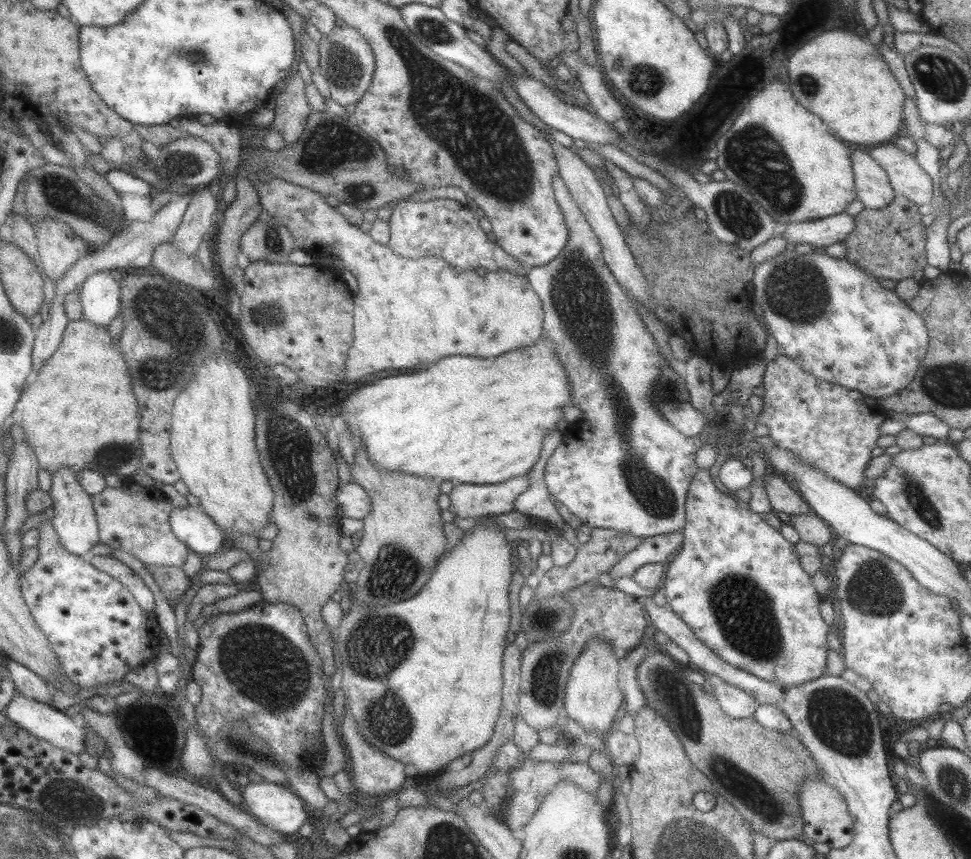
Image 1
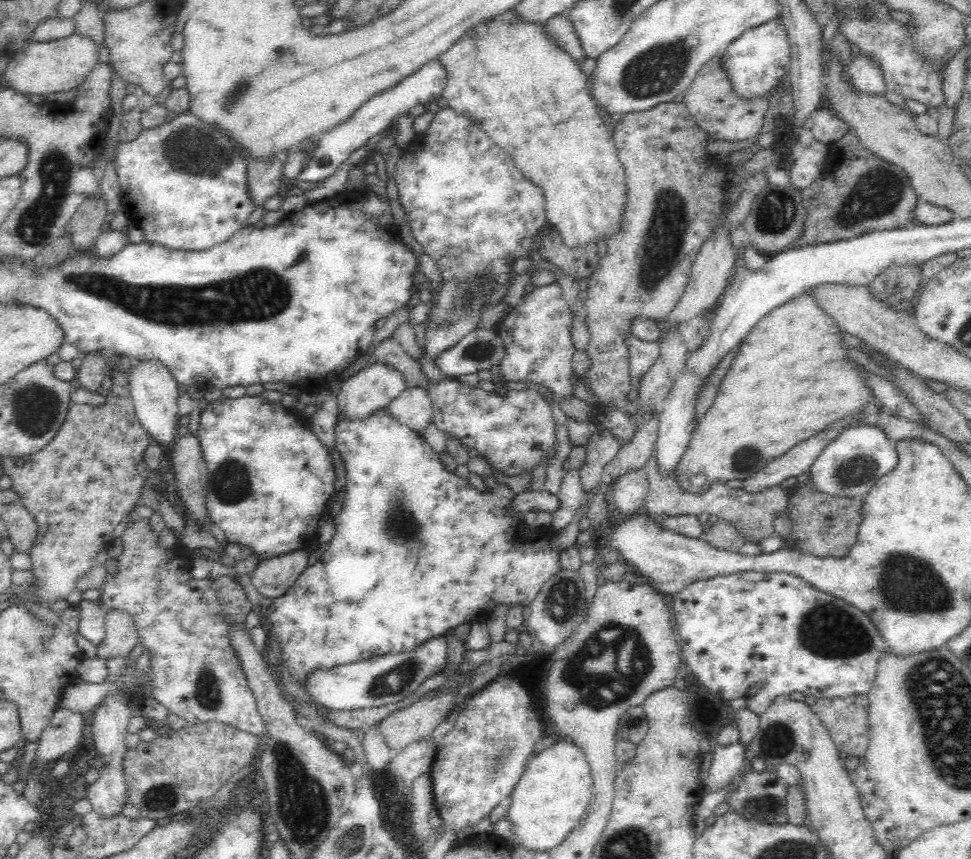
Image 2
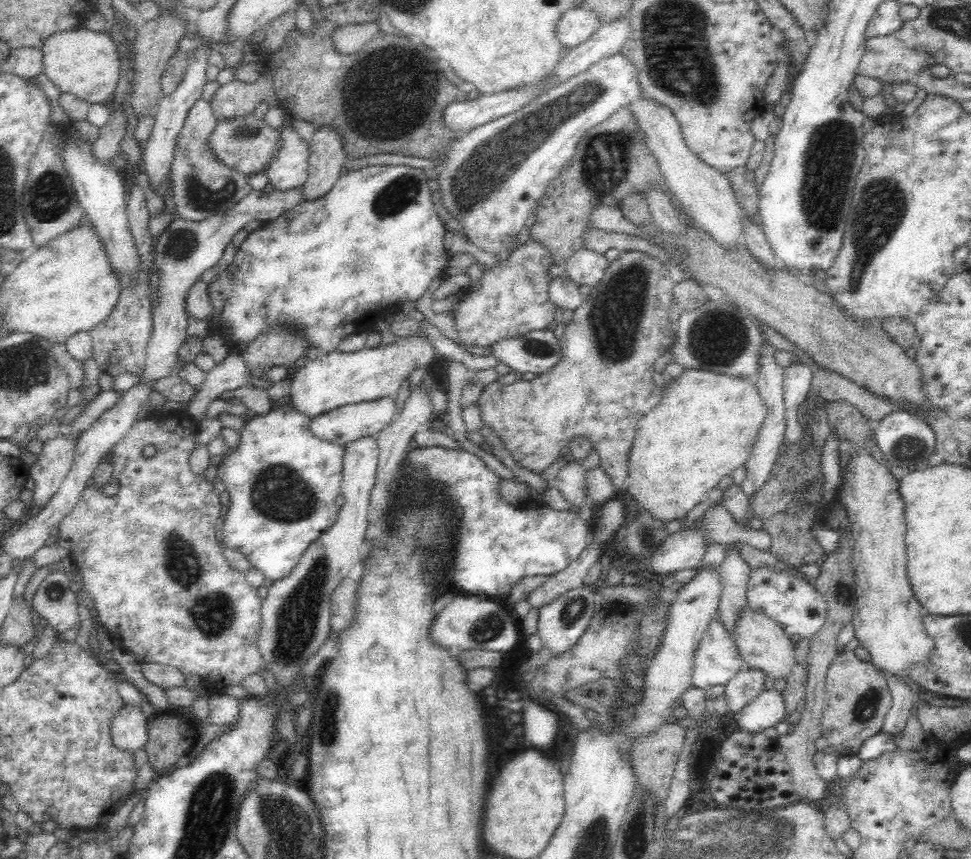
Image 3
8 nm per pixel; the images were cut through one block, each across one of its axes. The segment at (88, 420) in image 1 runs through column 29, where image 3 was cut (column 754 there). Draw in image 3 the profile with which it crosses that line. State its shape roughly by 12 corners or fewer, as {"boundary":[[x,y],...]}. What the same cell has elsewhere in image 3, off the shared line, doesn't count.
{"boundary":[[685,368],[637,424],[628,492],[662,521],[746,466],[768,407]]}

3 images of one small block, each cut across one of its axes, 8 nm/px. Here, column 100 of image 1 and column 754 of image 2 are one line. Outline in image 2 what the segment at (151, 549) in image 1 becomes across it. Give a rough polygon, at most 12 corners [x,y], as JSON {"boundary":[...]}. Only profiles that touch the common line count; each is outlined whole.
{"boundary":[[645,464],[649,491],[639,509],[666,517],[706,513],[758,543],[775,534],[791,490],[758,492],[714,481],[683,491]]}

